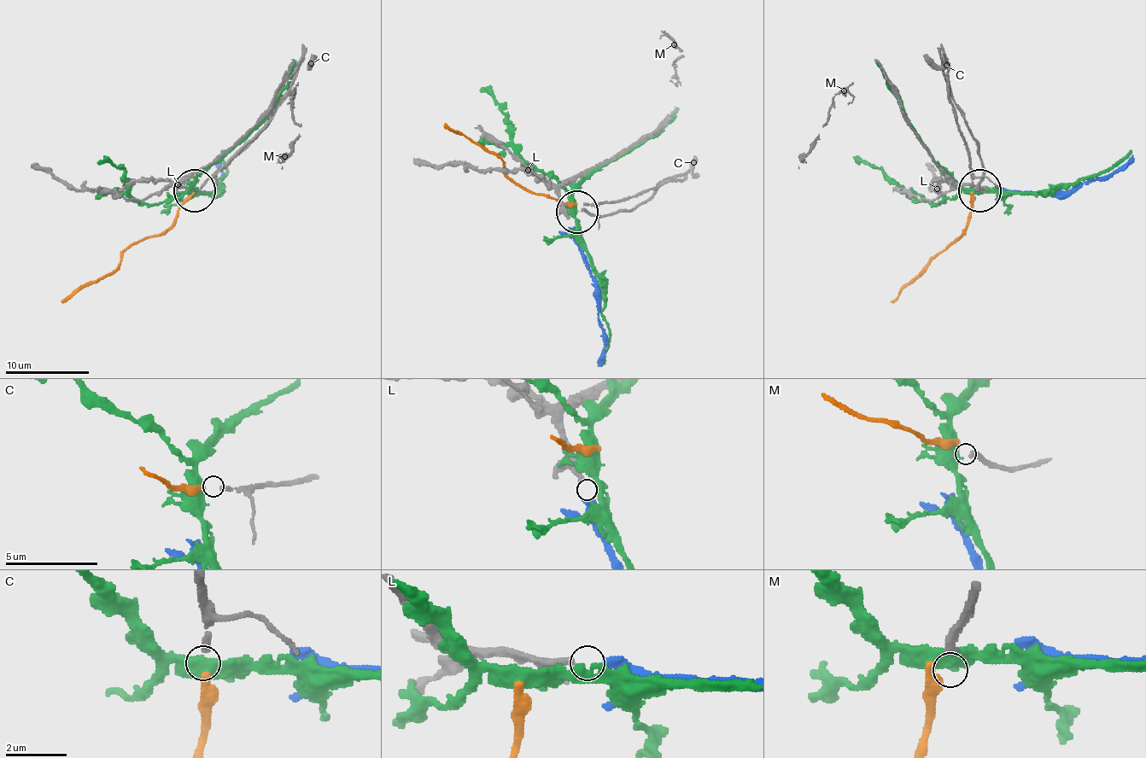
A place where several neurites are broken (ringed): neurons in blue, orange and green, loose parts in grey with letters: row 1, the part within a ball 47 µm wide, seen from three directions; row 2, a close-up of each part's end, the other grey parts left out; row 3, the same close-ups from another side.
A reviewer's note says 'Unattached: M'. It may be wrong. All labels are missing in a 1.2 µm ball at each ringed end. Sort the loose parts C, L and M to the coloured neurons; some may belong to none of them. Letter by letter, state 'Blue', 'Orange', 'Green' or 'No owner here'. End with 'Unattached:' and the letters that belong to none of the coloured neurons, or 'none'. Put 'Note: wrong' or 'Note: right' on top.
Note: right
C: Orange
L: Blue
M: No owner here
Unattached: M

